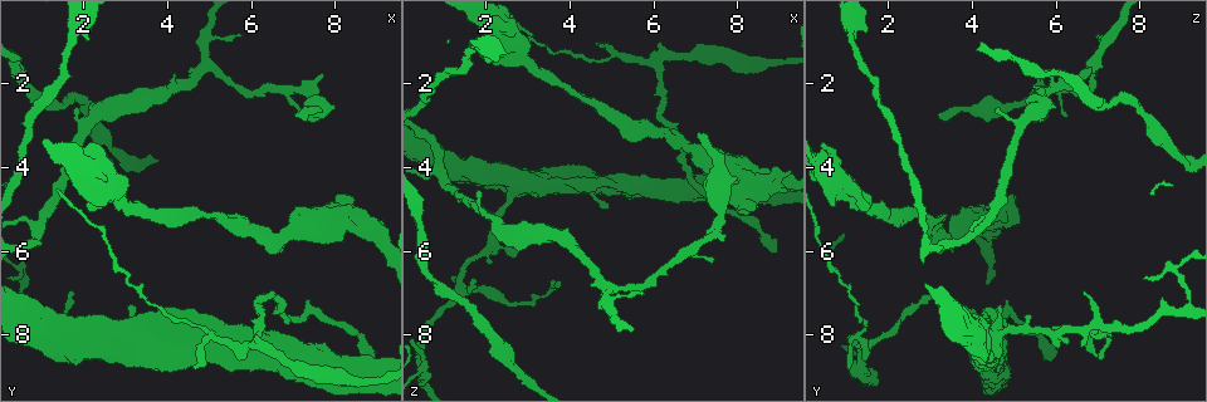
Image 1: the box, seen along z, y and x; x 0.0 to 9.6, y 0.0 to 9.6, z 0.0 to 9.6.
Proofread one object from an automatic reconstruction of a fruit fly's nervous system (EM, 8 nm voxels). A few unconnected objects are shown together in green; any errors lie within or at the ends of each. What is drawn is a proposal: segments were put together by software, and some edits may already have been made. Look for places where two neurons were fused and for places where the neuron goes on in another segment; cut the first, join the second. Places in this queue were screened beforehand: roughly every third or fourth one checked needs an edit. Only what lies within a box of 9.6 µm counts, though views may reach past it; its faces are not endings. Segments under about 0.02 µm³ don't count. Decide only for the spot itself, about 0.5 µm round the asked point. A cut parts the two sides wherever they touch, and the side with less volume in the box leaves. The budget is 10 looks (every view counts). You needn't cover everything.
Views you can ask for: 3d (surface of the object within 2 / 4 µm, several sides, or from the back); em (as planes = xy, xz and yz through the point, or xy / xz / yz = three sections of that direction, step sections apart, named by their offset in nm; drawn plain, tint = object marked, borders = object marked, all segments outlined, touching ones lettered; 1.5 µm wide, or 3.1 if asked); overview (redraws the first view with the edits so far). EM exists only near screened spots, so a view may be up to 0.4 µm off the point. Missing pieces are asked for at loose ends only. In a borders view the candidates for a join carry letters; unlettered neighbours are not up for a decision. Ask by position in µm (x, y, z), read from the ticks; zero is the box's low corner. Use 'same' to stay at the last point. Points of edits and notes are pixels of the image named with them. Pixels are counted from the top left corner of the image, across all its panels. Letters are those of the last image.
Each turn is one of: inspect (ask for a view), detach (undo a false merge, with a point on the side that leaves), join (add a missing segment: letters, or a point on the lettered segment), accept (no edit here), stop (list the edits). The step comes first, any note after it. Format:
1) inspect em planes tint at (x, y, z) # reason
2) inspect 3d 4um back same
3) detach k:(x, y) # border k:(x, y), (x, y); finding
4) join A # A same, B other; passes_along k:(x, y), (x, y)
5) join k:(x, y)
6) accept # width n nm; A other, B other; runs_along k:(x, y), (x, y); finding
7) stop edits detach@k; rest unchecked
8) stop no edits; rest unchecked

inspect em xy step 4 borders at (7.60, 2.65, 4.05) # thick turns thin

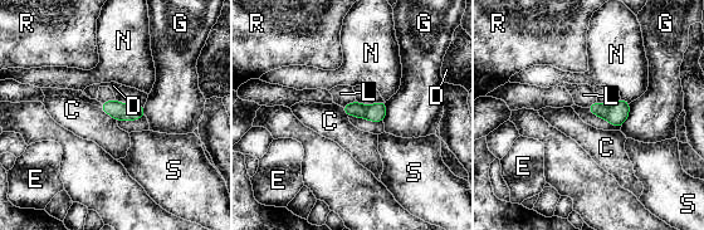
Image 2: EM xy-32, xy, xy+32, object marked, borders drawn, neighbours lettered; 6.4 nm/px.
inspect em planes borders same # another direction

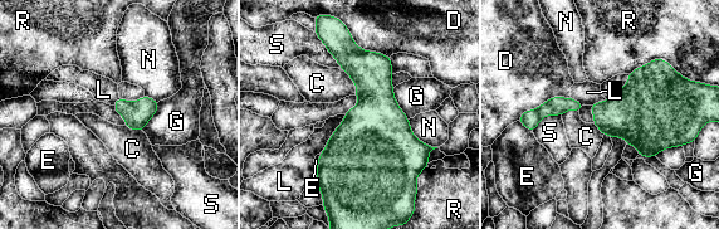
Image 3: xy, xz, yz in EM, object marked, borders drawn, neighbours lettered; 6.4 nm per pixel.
accept # C other, D other, E other, G other, L other, N other, R other, S other; border 3:(392, 88), (395, 101), (407, 120); one neuron here

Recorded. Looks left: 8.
inspect em yz step 4 tint at (6.60, 5.70, 3.35) # calibre changes

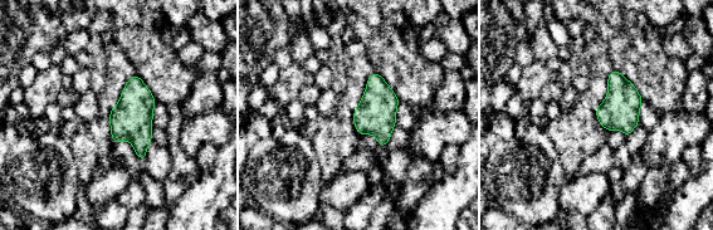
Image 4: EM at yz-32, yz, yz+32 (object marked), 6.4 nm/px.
inspect em xz step 8 tint same # another direction

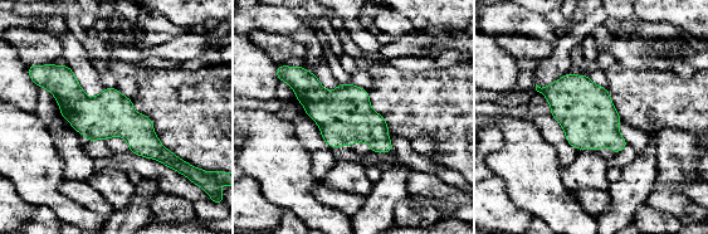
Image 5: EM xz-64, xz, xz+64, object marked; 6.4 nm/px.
inspect em xz step 8 borders same

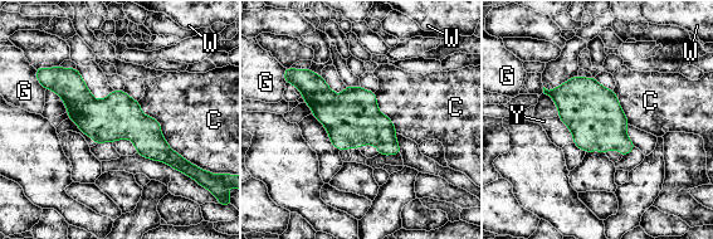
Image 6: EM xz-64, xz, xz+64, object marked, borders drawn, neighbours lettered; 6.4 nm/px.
accept # C other, G other, W other, Y other; border 6:(137, 101), (167, 145), (193, 164); all the same neuron

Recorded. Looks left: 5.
inspect 3d 4um at (6.20, 8.20, 1.35) # a fork

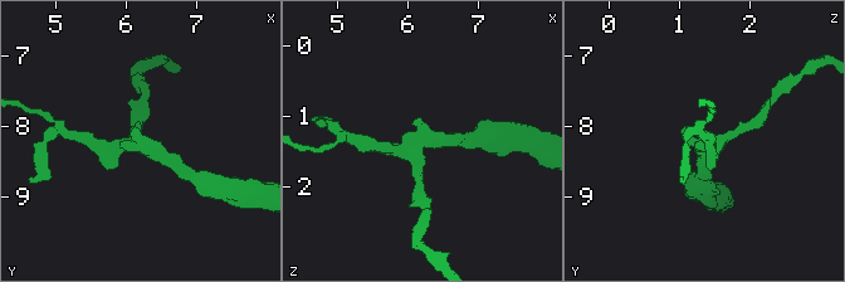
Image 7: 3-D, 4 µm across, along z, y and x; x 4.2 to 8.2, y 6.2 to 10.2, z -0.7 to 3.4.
inspect em planes borders at (6.15, 8.25, 1.40) # shape alone is not enough

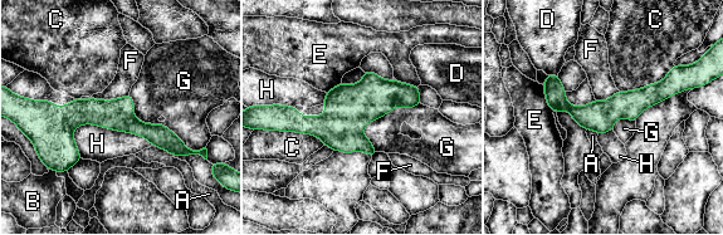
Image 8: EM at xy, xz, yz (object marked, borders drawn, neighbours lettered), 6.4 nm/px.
accept # width 190 nm; A other, B other, C other, D other, E other, F other, G other, H other; runs_along 8:(45, 109), (117, 114), (185, 152); one neuron here

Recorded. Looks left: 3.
inspect em xy step 8 borders at (1.75, 6.95, 6.65) # an open end

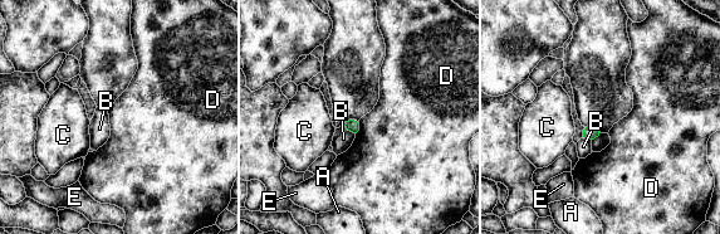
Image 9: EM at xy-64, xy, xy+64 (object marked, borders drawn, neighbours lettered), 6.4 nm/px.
accept # A other, B other, C other, D other, E other; border 9:(360, 121), (360, 132), (356, 136); no lettered segment goes on from it

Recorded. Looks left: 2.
stop no edits; rest unchecked

